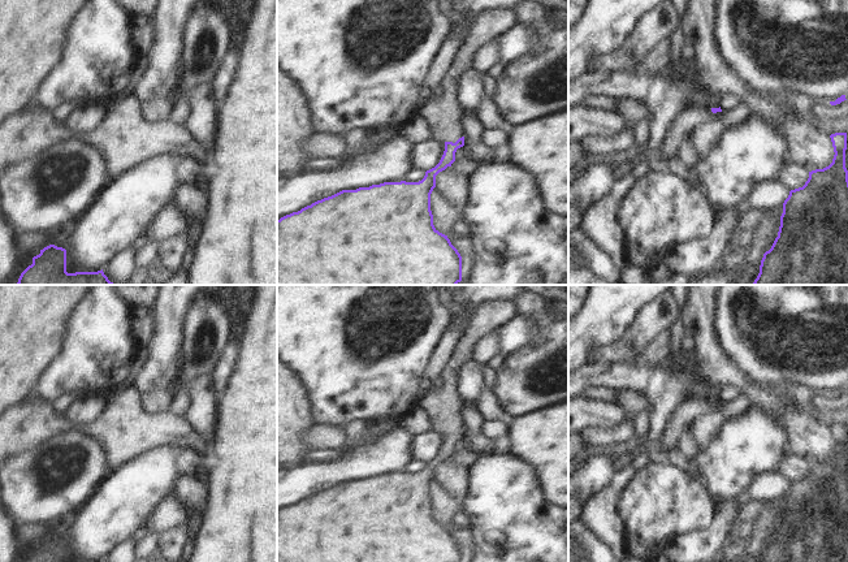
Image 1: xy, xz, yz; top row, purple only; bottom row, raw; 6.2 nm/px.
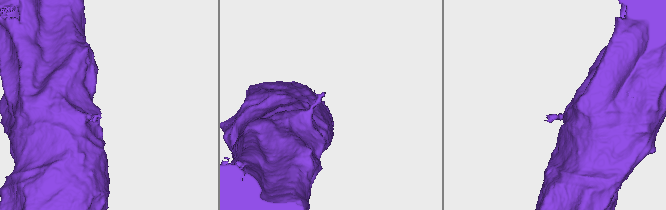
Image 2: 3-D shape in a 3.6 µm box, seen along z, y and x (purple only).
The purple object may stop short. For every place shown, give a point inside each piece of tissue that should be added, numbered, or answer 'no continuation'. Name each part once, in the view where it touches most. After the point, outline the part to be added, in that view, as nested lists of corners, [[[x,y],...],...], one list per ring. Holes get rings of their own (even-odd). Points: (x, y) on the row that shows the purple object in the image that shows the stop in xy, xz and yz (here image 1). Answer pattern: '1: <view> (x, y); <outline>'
1: xz (445, 111); [[[514,8],[484,10],[470,26],[447,75],[441,83],[442,91],[423,105],[420,114],[431,121],[436,140],[455,143],[464,137],[466,109],[459,99],[459,78],[472,66],[475,53],[484,44],[499,39],[505,33],[520,23]]]

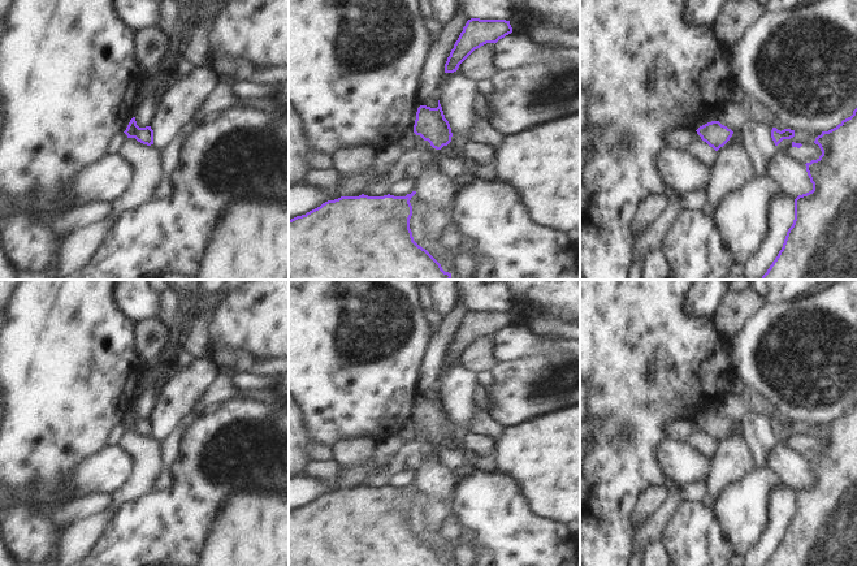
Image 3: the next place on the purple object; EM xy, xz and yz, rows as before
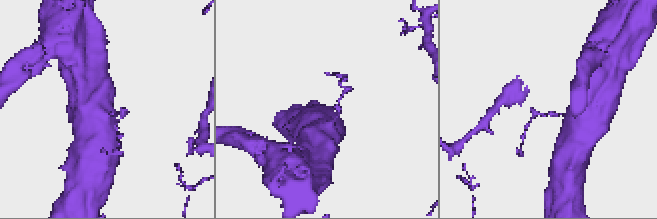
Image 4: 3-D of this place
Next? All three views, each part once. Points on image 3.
no continuation

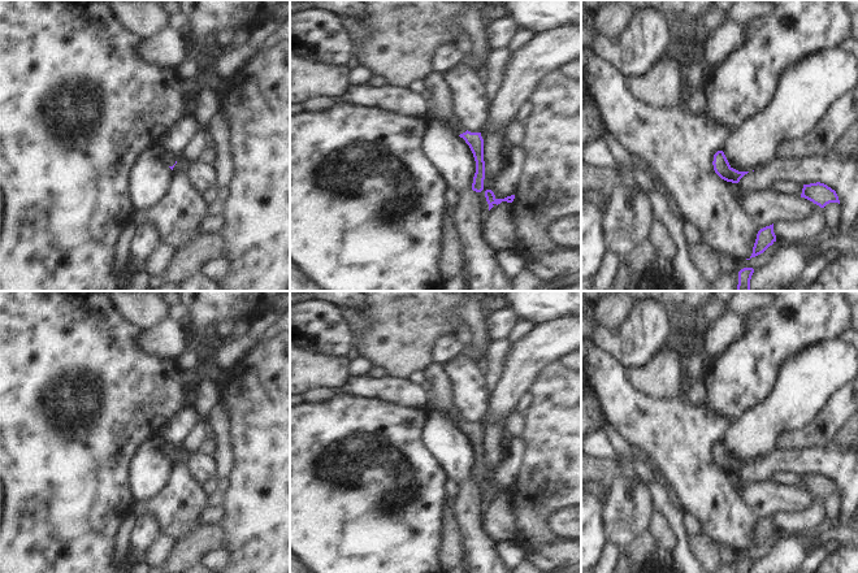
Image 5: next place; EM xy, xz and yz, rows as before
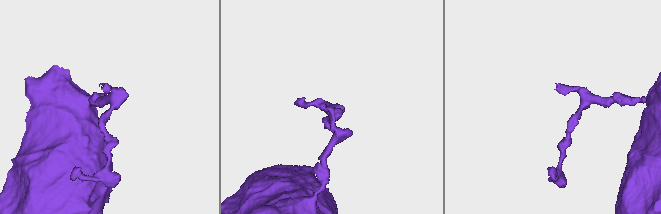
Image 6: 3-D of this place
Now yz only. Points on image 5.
no continuation

